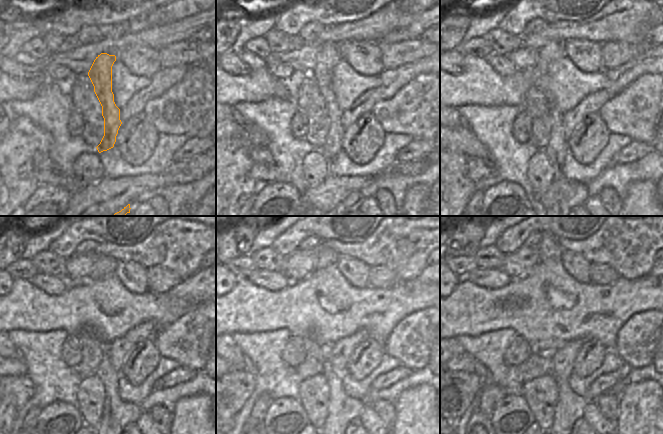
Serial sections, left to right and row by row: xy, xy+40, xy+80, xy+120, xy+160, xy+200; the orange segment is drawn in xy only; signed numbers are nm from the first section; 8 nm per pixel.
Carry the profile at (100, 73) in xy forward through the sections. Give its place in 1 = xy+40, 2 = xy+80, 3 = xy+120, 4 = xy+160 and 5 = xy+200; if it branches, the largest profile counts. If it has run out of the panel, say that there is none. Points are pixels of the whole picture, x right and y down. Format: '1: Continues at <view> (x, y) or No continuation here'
1: Continues at xy+40 (329, 55)
2: Continues at xy+80 (569, 194)
3: Continues at xy+120 (116, 414)
4: Continues at xy+160 (342, 409)
5: Continues at xy+200 (570, 407).

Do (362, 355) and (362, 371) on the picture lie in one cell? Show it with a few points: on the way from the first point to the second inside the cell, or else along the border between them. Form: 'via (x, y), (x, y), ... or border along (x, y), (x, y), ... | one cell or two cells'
via (362, 359), (362, 367) | one cell

